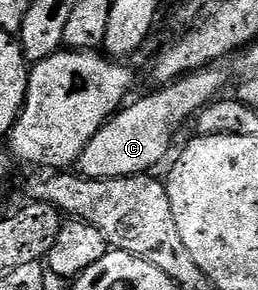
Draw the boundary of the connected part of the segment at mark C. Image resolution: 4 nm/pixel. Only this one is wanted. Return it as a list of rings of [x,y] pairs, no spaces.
[[[216,63],[196,73],[186,73],[168,85],[152,88],[152,93],[145,94],[140,101],[124,104],[99,128],[97,135],[85,143],[77,162],[78,172],[91,181],[150,174],[154,165],[166,159],[175,132],[224,92],[227,73],[223,67]]]

